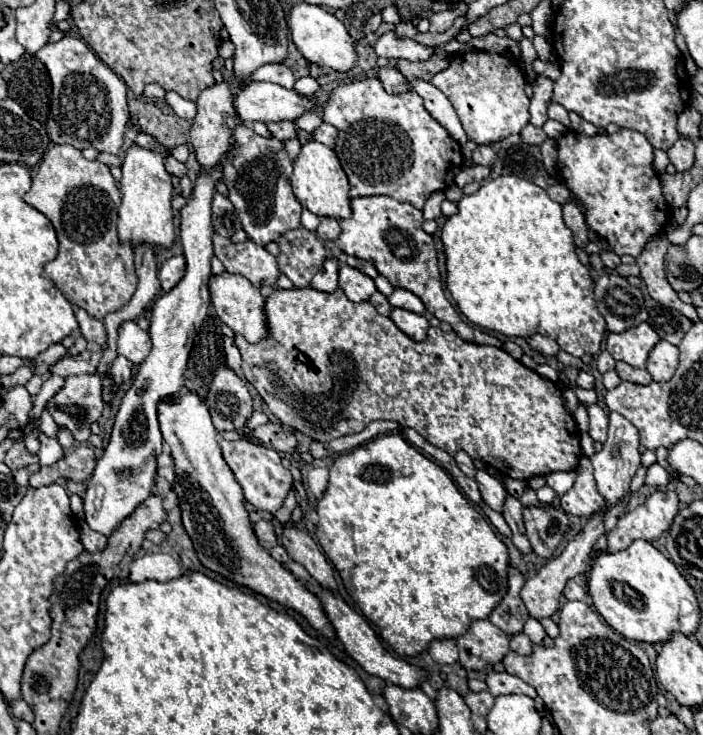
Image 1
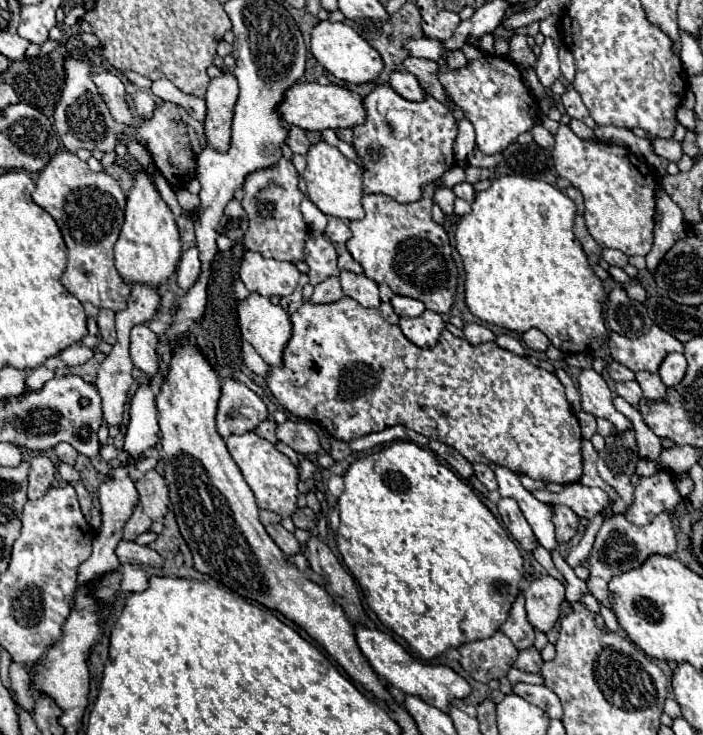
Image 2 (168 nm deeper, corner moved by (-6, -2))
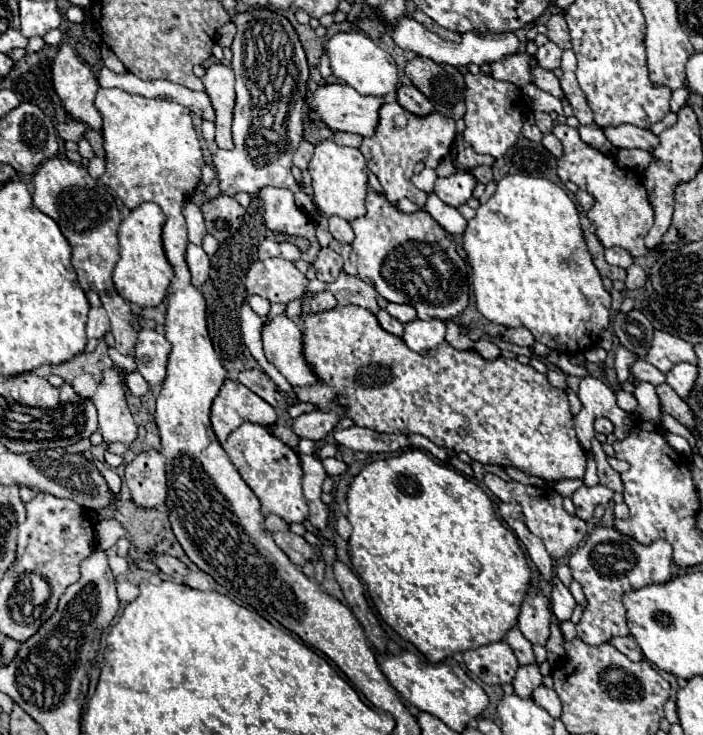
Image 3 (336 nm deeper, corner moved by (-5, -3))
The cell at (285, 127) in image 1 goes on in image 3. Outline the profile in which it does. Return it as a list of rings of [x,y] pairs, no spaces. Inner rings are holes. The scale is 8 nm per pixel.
[[[302,140],[300,146],[298,146],[298,150],[294,152],[294,166],[298,166],[300,170],[304,170],[308,166],[310,158],[312,158],[312,150],[314,150],[314,146],[310,142]]]

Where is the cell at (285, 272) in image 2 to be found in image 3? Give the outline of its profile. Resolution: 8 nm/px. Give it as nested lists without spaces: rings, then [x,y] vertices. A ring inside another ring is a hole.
[[[270,258],[266,262],[256,260],[246,274],[246,290],[250,294],[258,294],[262,298],[268,298],[270,302],[282,302],[282,304],[292,302],[306,292],[306,284],[308,284],[306,276],[292,262],[288,262],[284,258]]]

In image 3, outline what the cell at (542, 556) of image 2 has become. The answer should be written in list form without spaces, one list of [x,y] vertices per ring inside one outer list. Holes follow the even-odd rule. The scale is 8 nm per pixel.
[[[614,636],[614,638],[610,638],[610,644],[616,650],[620,650],[622,654],[626,654],[630,660],[642,660],[642,652],[632,636]]]

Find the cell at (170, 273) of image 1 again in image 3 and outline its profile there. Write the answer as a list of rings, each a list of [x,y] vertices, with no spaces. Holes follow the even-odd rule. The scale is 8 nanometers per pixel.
[[[196,244],[186,246],[186,264],[192,274],[192,284],[200,288],[208,280],[208,272],[210,272],[210,260],[202,250],[202,246],[196,246]]]

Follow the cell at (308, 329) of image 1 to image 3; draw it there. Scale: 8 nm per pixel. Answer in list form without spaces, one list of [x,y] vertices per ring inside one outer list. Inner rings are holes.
[[[336,306],[332,310],[324,310],[324,312],[310,312],[304,316],[304,348],[302,348],[302,354],[304,354],[304,360],[308,362],[308,366],[314,370],[318,382],[312,384],[312,386],[294,386],[294,394],[296,394],[296,400],[298,402],[310,402],[314,404],[318,410],[322,412],[328,412],[332,408],[346,408],[346,418],[350,418],[356,426],[364,426],[364,428],[370,428],[370,430],[376,430],[376,432],[388,432],[388,434],[422,434],[426,438],[430,438],[434,444],[440,444],[440,446],[446,446],[446,448],[452,448],[454,452],[466,452],[474,462],[480,462],[480,464],[496,464],[496,466],[502,466],[502,468],[508,468],[508,466],[516,466],[518,470],[522,470],[524,474],[528,476],[538,476],[546,482],[558,482],[558,480],[576,480],[576,478],[582,478],[584,472],[586,472],[586,452],[584,448],[580,446],[578,438],[576,438],[576,432],[574,432],[574,416],[570,412],[570,406],[568,406],[568,396],[564,390],[558,390],[554,386],[550,386],[546,374],[540,374],[536,372],[532,366],[526,366],[526,364],[520,364],[518,360],[508,360],[508,358],[502,358],[498,356],[496,360],[486,360],[482,358],[476,350],[456,350],[452,348],[448,342],[442,342],[440,348],[436,350],[434,356],[422,356],[418,352],[412,352],[402,338],[386,332],[376,316],[372,312],[368,312],[366,308],[360,308],[360,306]]]

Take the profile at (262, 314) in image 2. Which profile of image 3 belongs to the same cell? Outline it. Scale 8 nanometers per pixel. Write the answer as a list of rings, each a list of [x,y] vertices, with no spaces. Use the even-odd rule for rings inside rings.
[[[276,316],[262,326],[264,354],[268,362],[292,384],[292,386],[310,386],[316,382],[308,364],[300,356],[302,328],[288,316]]]

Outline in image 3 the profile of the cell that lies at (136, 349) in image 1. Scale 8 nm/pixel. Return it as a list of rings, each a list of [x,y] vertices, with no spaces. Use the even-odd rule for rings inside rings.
[[[146,328],[138,332],[136,350],[134,350],[136,370],[150,384],[160,384],[166,378],[168,354],[170,354],[170,342],[162,334]]]

